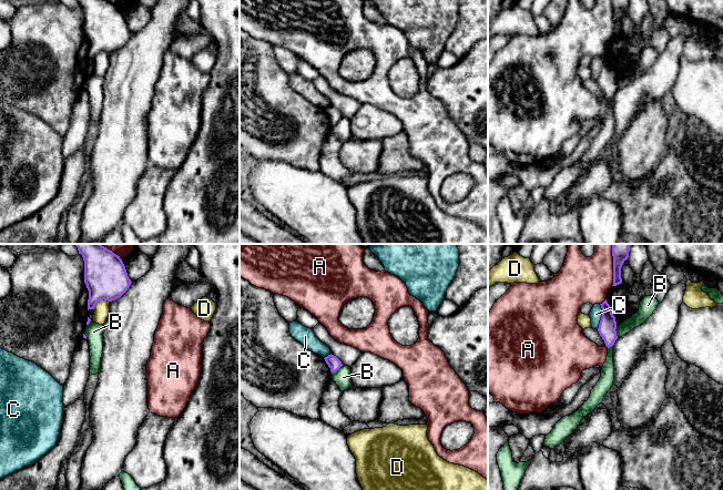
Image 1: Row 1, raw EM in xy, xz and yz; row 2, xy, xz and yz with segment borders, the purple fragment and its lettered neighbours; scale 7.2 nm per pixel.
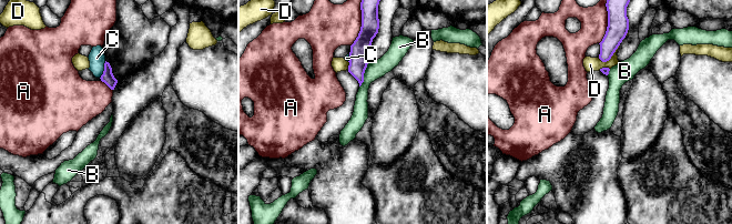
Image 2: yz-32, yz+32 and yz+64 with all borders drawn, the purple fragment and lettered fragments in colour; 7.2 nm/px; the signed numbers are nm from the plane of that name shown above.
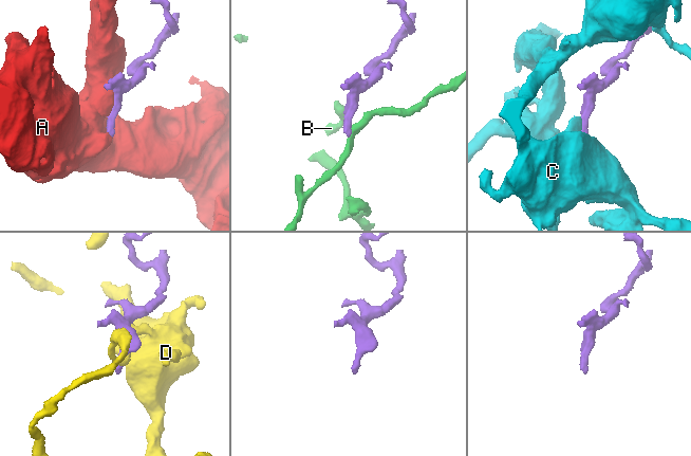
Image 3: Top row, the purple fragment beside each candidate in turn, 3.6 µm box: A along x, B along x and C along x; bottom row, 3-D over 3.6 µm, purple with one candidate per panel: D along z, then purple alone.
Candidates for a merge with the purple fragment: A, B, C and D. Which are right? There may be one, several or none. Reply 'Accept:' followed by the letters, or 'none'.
Accept: none

